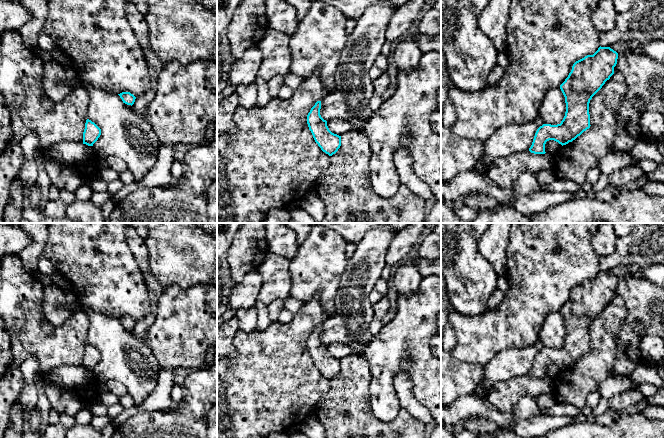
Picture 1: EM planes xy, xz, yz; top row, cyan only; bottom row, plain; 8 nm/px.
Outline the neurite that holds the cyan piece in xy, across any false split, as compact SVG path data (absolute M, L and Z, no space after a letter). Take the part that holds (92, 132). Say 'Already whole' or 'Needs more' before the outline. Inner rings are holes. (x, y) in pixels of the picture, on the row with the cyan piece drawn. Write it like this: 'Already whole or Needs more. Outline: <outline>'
Already whole. Outline: M87 119L83 132L83 144L93 146L101 135L101 129L91 120Z

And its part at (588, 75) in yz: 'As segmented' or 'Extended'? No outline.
As segmented

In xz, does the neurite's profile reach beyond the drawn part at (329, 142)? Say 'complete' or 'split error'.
complete

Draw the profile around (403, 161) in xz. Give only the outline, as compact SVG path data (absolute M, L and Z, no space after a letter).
M398 149L394 153L394 163L401 184L407 186L414 194L426 201L434 198L430 187L415 174L412 168L413 159L408 150Z

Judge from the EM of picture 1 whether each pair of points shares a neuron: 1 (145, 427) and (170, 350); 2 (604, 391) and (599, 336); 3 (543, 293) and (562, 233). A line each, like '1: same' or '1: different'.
1: different
2: different
3: same

